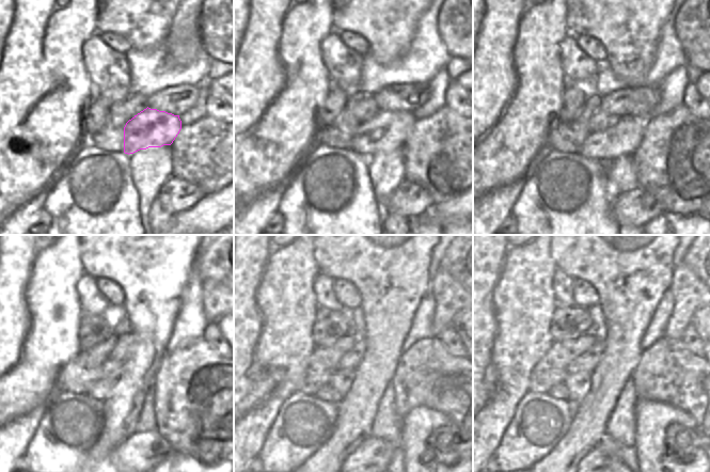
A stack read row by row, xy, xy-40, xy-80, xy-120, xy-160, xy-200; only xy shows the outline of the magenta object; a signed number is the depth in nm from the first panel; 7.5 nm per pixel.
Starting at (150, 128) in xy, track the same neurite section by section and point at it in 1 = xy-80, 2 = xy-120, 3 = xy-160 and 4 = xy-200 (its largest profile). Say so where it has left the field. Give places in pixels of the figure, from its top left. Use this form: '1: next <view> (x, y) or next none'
1: next xy-80 (622, 137)
2: next xy-120 (103, 390)
3: next xy-160 (327, 393)
4: next xy-200 (559, 391)

